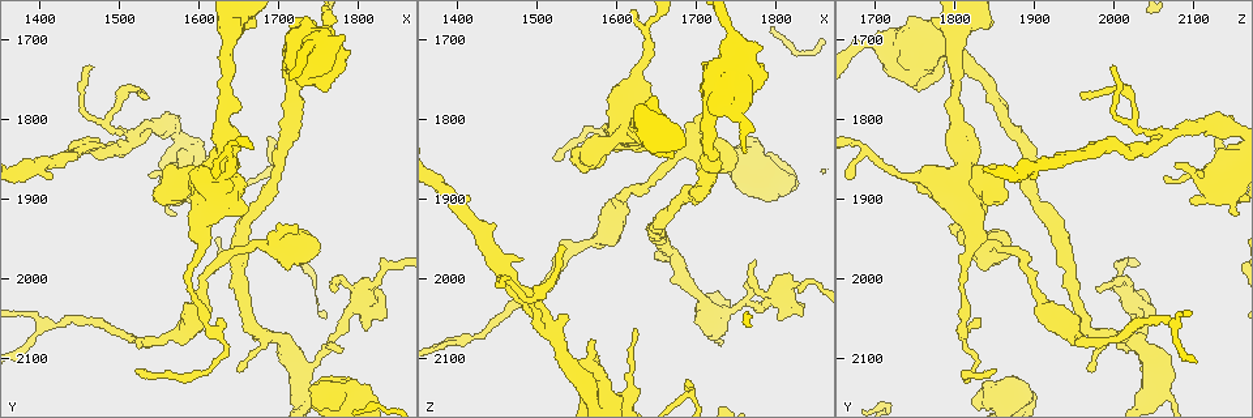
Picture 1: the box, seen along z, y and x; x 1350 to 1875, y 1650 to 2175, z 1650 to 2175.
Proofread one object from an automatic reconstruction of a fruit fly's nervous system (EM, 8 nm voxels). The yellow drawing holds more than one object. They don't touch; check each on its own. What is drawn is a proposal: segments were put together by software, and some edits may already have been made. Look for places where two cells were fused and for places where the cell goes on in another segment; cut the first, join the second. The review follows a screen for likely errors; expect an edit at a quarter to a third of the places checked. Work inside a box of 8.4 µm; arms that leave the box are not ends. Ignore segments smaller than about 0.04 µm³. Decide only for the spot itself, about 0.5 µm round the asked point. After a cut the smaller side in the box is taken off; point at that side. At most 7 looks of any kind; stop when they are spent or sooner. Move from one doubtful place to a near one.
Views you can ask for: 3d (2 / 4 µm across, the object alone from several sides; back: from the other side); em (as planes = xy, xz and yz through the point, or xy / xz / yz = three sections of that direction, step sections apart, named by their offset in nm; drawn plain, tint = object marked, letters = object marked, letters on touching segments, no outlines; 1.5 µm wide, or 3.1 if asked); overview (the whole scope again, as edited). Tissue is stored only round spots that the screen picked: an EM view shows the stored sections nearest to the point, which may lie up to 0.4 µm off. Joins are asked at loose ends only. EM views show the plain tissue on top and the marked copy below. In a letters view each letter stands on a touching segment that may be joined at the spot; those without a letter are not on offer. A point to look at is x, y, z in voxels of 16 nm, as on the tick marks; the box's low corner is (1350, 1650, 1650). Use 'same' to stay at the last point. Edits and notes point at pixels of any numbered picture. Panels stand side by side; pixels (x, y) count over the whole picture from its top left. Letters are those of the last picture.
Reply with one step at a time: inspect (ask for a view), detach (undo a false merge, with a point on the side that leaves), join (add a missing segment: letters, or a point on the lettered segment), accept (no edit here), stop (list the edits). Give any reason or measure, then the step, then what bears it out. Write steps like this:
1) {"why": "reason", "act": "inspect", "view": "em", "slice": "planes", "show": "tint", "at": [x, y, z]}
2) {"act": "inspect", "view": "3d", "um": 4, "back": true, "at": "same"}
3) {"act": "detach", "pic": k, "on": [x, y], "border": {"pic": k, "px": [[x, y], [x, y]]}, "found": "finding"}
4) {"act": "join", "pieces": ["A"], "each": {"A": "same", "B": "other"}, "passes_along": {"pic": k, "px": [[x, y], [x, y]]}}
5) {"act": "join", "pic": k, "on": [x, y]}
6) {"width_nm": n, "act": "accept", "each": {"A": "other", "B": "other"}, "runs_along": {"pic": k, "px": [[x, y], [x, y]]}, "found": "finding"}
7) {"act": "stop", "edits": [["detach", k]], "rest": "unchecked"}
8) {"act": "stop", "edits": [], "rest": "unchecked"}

{"why": "branch stops here", "act": "inspect", "view": "em", "slice": "xz", "step": 4, "show": "tint", "at": [1720, 1945, 1810]}

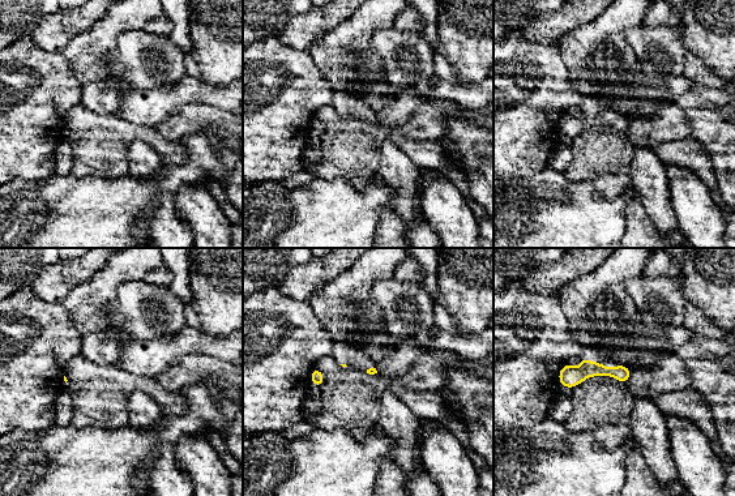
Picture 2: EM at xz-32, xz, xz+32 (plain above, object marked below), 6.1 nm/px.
{"why": "another direction", "act": "inspect", "view": "em", "slice": "xy", "step": 4, "show": "letters", "at": "same"}

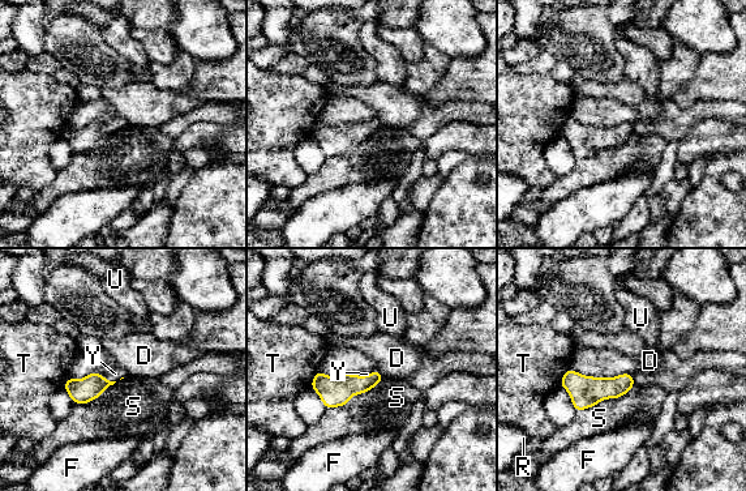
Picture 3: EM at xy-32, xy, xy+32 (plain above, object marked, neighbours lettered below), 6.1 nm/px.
{"longest_contact_nm": ["S", 300], "act": "join", "pieces": ["Y"], "each": {"D": "other", "F": "other", "R": "other", "S": "other", "T": "other", "U": "other", "Y": "same"}, "passes_along": {"pic": 3, "px": [[89, 388], [106, 379], [115, 374]]}, "found": "the cell continues"}

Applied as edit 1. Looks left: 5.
{"why": "stops while still wide", "act": "inspect", "view": "em", "slice": "xz", "step": 4, "show": "letters", "at": [1785, 1700, 1705]}

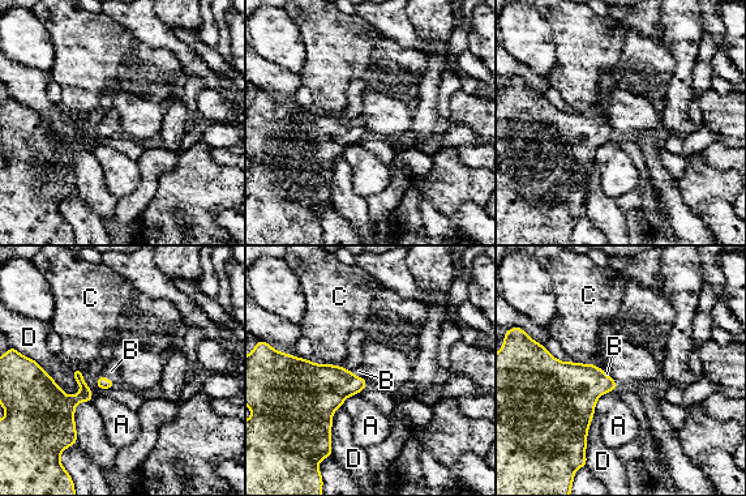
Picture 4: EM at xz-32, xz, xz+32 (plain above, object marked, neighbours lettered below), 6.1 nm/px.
{"act": "join", "pieces": ["B"], "each": {"A": "other", "B": "same", "C": "other", "D": "other"}, "passes_along": {"pic": 4, "px": [[102, 383], [107, 379], [111, 371]]}, "found": "it goes on there"}

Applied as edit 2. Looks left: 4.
{"why": "redraw", "act": "inspect", "view": "overview"}

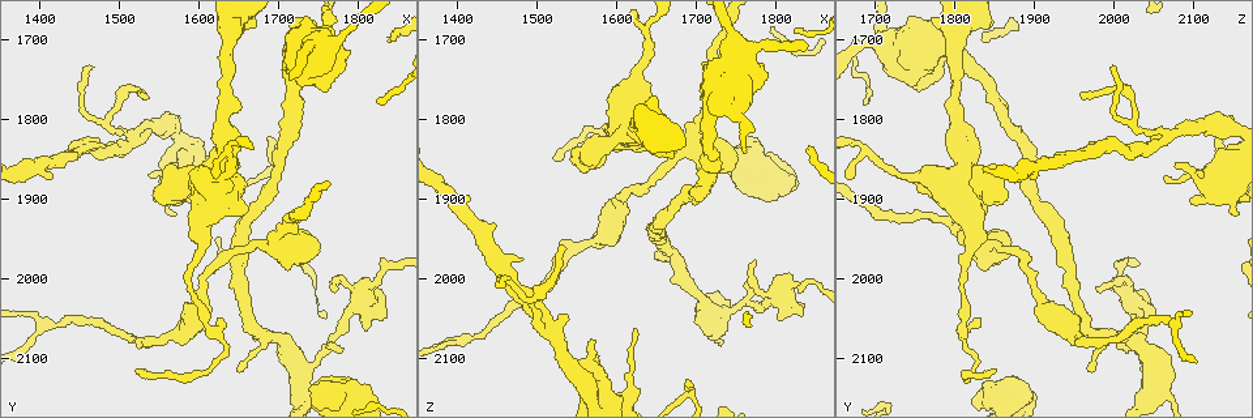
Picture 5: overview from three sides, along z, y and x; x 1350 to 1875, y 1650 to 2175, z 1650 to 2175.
{"why": "branch stops here", "act": "inspect", "view": "3d", "um": 4, "at": [1630, 2055, 1830]}

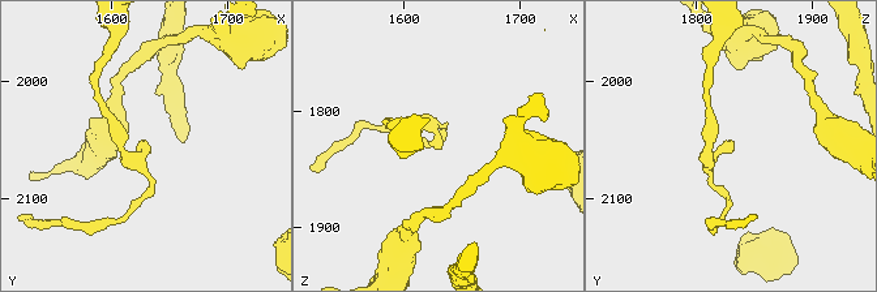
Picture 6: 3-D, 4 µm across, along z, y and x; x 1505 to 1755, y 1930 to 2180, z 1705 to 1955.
{"act": "inspect", "view": "em", "slice": "planes", "show": "letters", "at": [1630, 2050, 1832]}

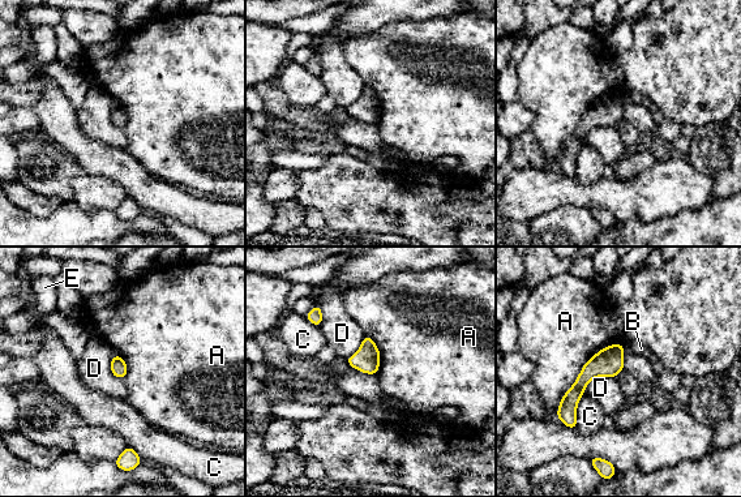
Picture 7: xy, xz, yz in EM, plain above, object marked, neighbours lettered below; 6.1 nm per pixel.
{"act": "accept", "each": {"A": "other", "B": "other", "C": "other", "D": "other", "E": "other"}, "runs_along": {"pic": 7, "px": [[619, 347], [581, 382], [572, 406]]}, "found": "none of them fits"}

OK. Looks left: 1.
{"act": "stop", "edits": [["join", 3], ["join", 4]], "rest": "unchecked"}

